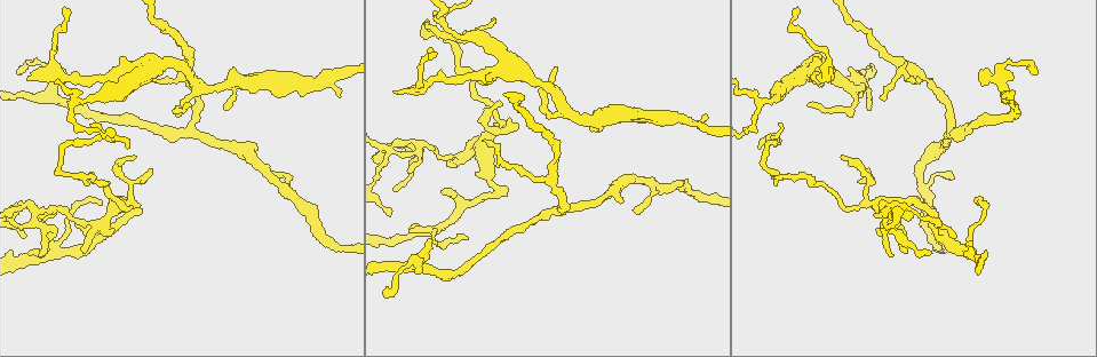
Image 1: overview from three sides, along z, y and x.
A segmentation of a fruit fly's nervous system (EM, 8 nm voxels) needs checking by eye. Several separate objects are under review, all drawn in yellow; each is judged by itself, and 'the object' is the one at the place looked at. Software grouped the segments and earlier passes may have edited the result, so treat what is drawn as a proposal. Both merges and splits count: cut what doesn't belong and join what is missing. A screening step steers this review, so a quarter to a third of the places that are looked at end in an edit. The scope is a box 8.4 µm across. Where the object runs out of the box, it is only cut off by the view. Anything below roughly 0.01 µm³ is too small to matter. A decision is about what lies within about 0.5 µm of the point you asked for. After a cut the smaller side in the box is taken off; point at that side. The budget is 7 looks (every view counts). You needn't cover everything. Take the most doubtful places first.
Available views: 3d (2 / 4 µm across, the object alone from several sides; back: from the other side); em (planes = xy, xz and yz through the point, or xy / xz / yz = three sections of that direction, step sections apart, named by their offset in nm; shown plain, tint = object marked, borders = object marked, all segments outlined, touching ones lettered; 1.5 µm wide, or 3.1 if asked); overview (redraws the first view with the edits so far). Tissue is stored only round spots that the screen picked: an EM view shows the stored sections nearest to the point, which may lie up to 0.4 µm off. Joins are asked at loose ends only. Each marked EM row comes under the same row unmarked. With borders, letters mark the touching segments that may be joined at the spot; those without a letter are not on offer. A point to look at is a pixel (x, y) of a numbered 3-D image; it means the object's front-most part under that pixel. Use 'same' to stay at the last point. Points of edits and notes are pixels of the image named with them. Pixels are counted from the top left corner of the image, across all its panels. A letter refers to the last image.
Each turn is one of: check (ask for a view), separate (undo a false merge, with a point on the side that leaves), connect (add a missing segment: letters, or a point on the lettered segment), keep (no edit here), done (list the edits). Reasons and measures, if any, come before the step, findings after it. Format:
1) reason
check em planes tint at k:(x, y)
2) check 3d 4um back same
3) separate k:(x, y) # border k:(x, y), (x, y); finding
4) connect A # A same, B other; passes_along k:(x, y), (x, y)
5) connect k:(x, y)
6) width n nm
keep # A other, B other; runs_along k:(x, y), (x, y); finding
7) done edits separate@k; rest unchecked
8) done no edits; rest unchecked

thin end
check em planes borders at 1:(556, 68)

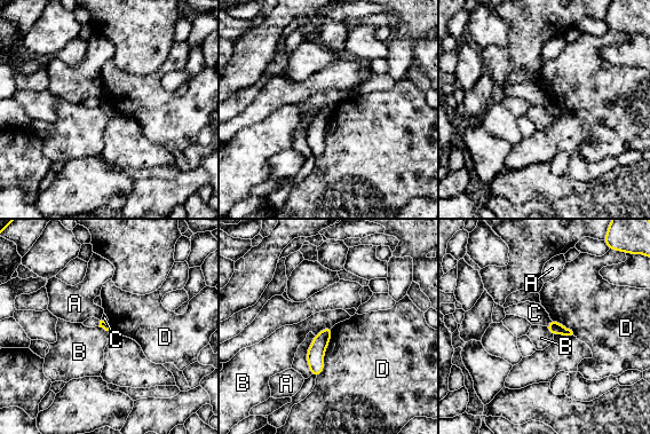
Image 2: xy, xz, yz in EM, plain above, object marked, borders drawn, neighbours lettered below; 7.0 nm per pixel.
keep # A other, B other, C other, D other; border 2:(331, 326), (325, 326), (315, 336); none of them fits

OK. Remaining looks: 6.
an open end
check em yz step 8 borders at 1:(831, 78)

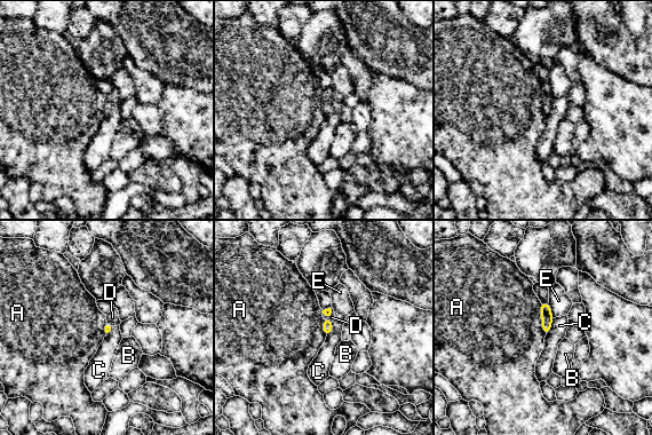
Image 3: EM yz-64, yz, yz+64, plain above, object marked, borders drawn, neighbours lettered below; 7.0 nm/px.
connect D # A other, B other, C other, D same, E other; passes_along 3:(327, 325), (327, 319), (332, 317); it goes on there

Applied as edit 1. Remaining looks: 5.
three arms meet
check 3d 4um at 1:(192, 134)

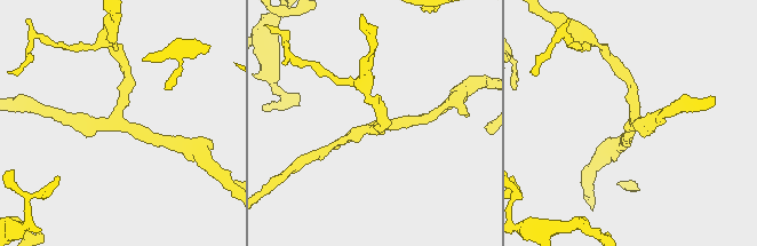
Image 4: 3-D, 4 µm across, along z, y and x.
check em planes borders at 4:(632, 124)

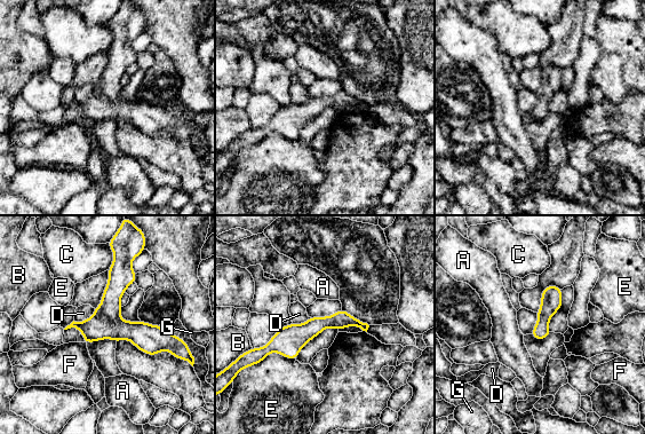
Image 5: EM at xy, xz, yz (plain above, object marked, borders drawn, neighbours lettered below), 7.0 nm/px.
width 130 nm
keep # A other, B other, C other, D other, E other, F other, G other; runs_along 5:(365, 326), (323, 322), (262, 352); continuous, no second neuron

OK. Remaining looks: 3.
done edits connect@3; rest unchecked

